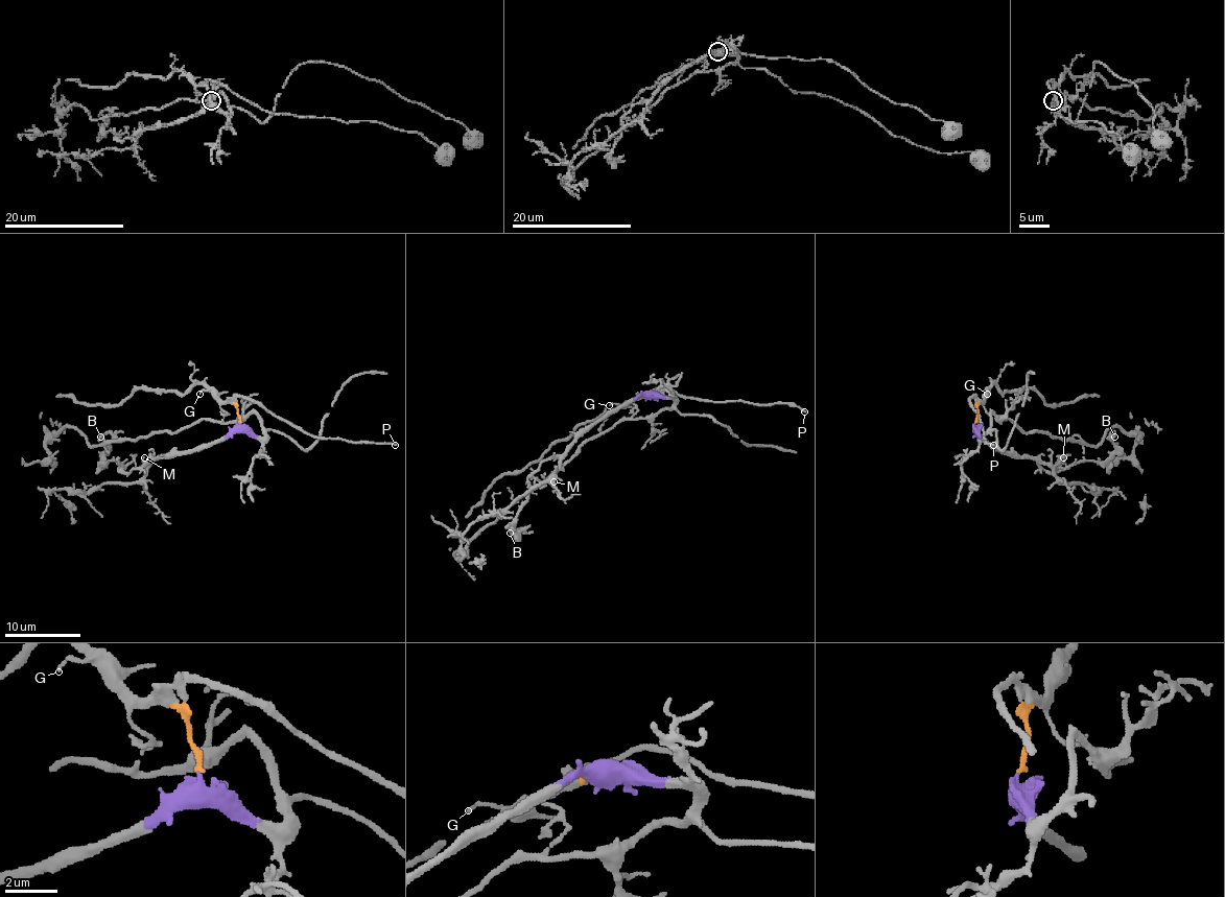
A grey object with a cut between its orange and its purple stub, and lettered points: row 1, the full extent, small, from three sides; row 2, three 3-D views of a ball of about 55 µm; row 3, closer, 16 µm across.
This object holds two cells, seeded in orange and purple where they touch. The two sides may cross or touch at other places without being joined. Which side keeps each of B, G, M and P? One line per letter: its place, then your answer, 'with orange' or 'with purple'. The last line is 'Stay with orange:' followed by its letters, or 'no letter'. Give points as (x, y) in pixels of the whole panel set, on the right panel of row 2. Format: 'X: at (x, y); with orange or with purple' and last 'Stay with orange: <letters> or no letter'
B: at (1114, 437); with purple
G: at (987, 394); with orange
M: at (1063, 457); with purple
P: at (993, 445); with orange
Stay with orange: G, P

